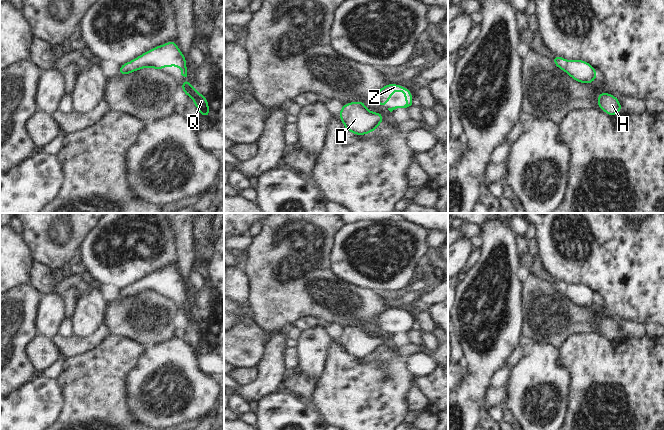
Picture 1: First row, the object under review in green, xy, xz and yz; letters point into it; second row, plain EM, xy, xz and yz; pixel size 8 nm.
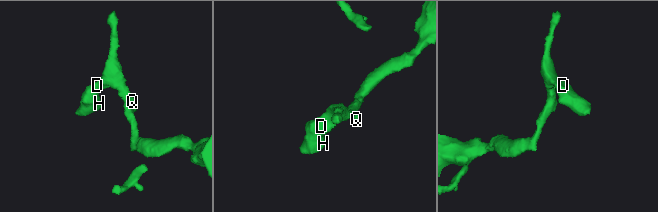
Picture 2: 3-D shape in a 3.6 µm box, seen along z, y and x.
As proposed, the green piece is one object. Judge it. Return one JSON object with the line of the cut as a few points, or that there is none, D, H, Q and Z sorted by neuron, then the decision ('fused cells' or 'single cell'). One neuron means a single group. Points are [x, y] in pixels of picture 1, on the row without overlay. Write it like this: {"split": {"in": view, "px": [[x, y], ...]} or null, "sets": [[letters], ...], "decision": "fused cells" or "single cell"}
{"split": null, "sets": [["D", "H", "Q", "Z"]], "decision": "single cell"}

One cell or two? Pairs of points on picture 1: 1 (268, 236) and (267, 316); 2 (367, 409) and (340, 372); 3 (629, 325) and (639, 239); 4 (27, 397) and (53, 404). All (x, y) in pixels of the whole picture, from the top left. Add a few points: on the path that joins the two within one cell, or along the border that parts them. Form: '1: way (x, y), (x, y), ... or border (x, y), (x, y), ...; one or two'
1: way (268, 256), (268, 296); one
2: way (363, 400), (345, 381); one
3: border (609, 309), (620, 317), (631, 319), (644, 325); two
4: way (33, 403), (47, 404); one

